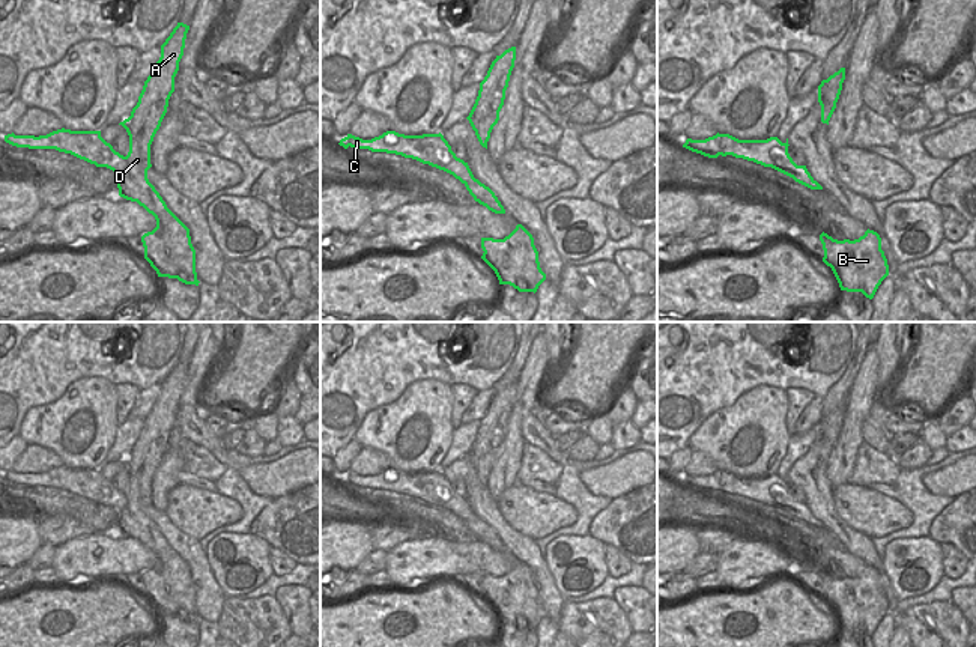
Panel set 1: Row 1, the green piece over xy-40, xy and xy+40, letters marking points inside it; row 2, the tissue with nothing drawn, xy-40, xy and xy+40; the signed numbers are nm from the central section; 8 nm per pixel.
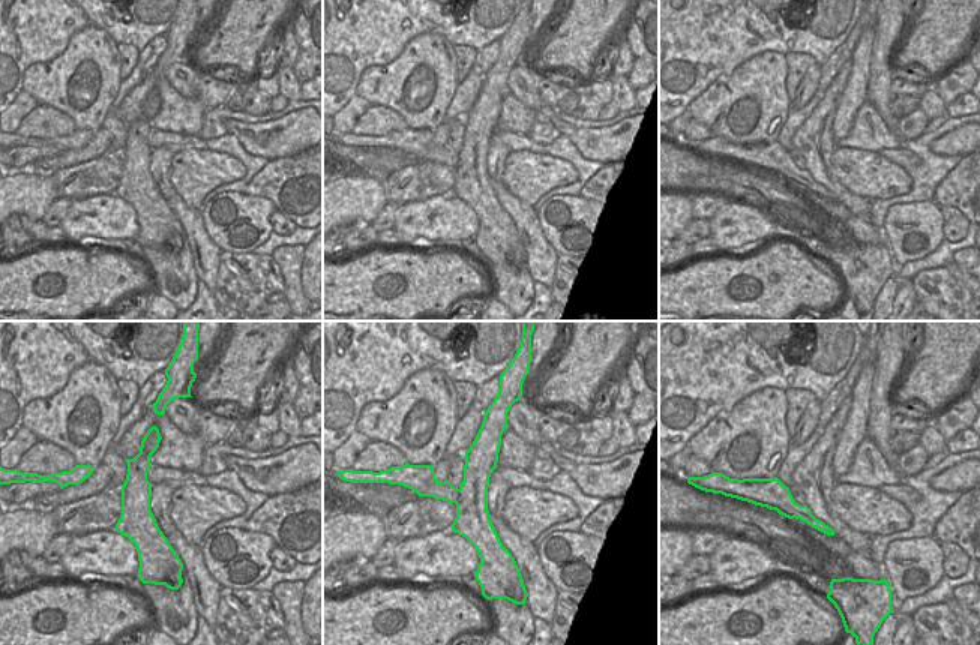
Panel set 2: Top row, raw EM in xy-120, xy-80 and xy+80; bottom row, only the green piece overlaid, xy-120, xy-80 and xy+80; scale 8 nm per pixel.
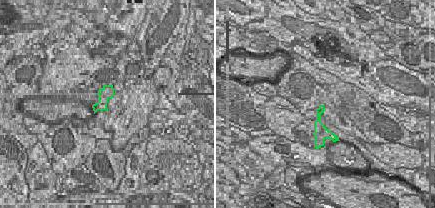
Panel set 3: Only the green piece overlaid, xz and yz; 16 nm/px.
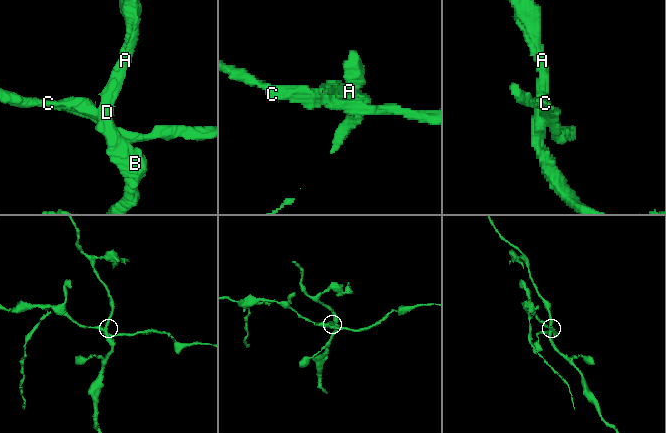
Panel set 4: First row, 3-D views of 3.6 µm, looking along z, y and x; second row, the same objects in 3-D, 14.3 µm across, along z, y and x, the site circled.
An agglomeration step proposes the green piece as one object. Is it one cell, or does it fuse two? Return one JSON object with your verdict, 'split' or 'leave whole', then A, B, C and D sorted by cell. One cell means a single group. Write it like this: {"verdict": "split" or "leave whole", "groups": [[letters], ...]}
{"verdict": "split", "groups": [["A", "B", "D"], ["C"]]}

